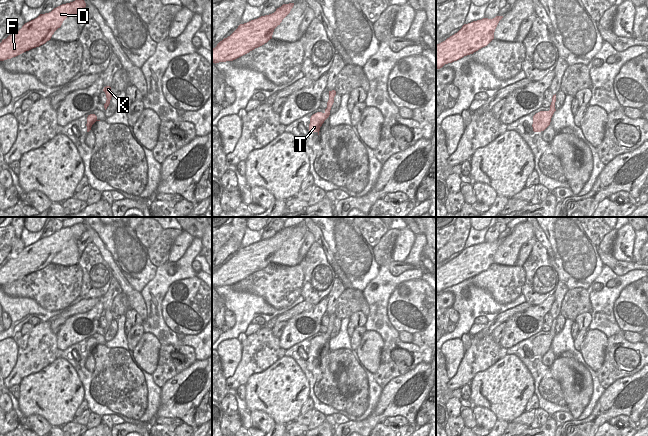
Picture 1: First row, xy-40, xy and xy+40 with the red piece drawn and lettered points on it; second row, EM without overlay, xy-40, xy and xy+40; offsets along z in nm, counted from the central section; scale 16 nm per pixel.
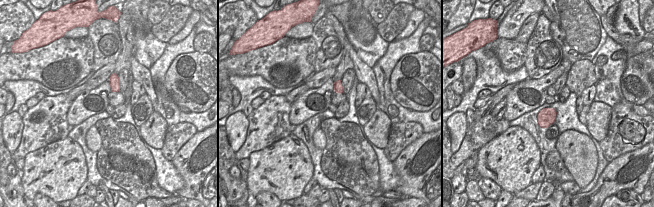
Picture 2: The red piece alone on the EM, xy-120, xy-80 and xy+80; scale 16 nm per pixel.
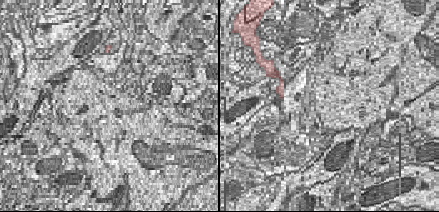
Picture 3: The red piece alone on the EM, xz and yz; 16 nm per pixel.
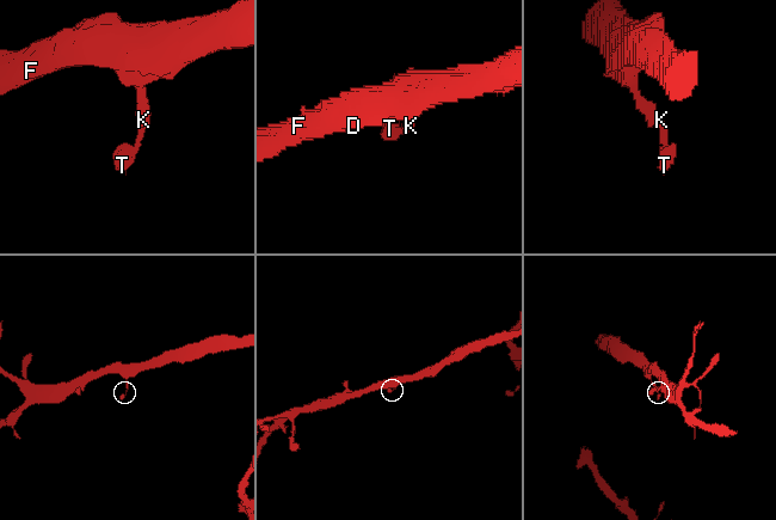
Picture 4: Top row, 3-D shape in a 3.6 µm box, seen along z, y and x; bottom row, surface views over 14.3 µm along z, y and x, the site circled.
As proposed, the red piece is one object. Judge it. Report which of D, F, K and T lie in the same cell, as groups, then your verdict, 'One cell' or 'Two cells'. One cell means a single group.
Groups: D F K T. One cell.

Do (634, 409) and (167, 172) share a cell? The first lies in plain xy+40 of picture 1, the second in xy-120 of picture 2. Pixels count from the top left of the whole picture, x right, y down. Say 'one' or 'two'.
two

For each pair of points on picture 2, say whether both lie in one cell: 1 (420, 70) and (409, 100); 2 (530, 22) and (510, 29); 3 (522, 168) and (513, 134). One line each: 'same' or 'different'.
1: same
2: different
3: same

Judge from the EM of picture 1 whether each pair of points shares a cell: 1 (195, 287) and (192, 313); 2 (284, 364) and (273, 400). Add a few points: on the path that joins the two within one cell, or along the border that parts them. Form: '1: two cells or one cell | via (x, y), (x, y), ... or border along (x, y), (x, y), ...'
1: one cell | via (193, 293), (192, 307)
2: one cell | via (284, 373), (284, 384), (280, 391)

